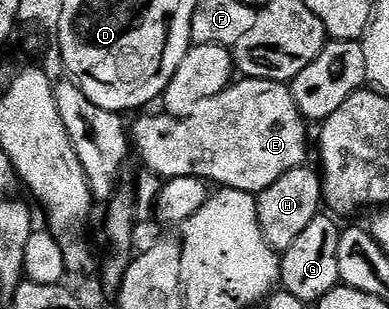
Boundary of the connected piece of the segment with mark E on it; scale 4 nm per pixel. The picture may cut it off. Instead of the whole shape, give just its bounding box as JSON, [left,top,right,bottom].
[132,78,308,193]

